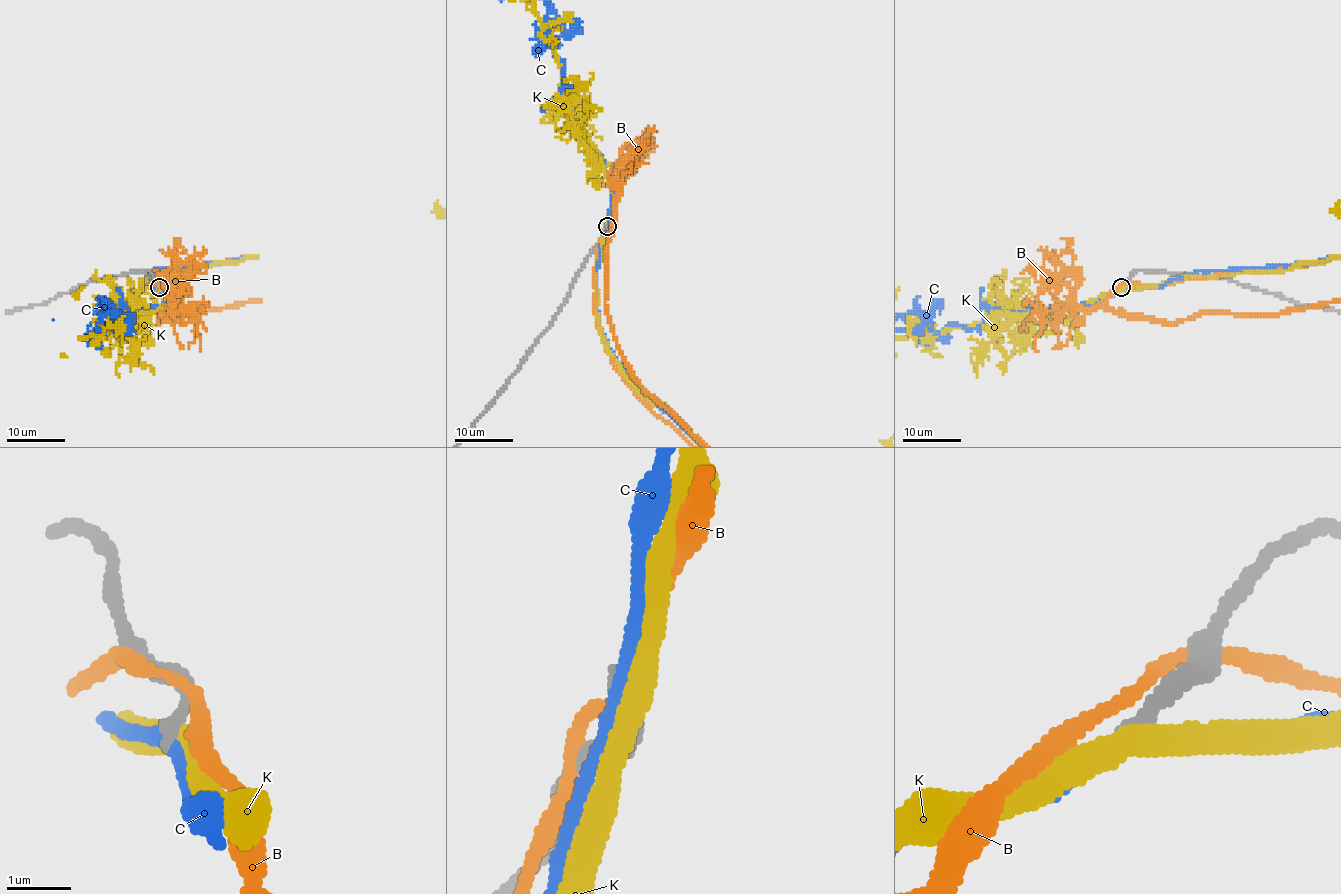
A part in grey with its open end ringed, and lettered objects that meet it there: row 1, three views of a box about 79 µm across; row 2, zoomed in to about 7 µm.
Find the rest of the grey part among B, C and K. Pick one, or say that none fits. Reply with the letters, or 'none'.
none

